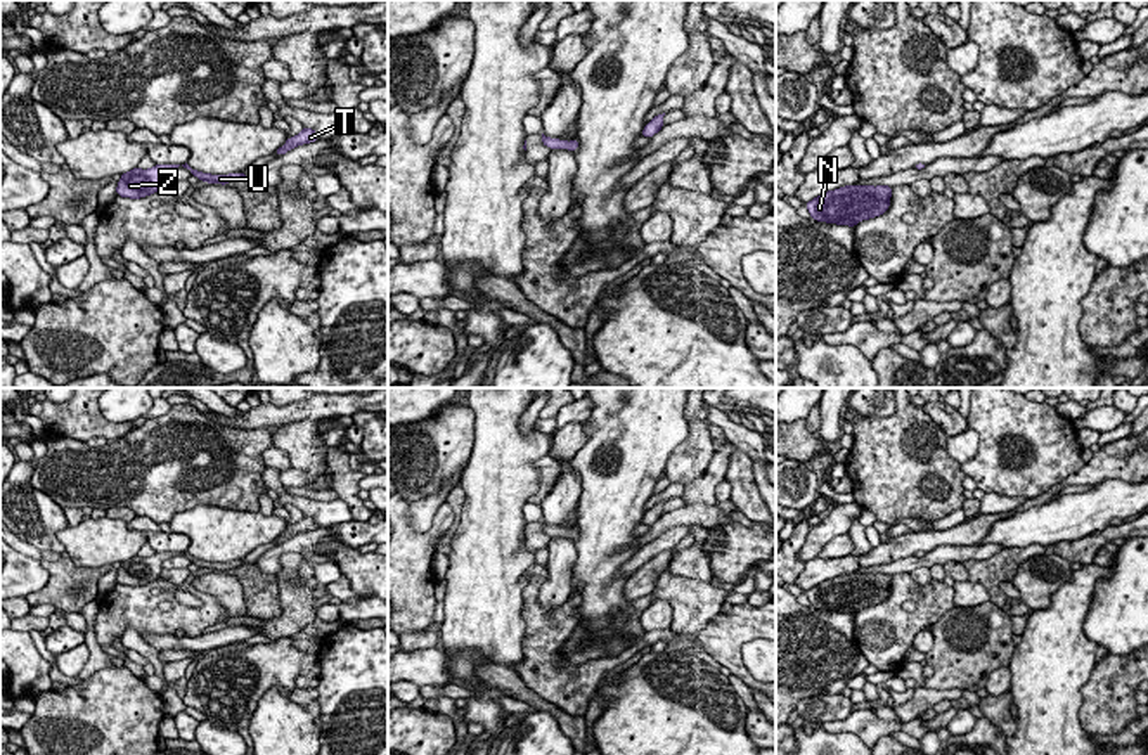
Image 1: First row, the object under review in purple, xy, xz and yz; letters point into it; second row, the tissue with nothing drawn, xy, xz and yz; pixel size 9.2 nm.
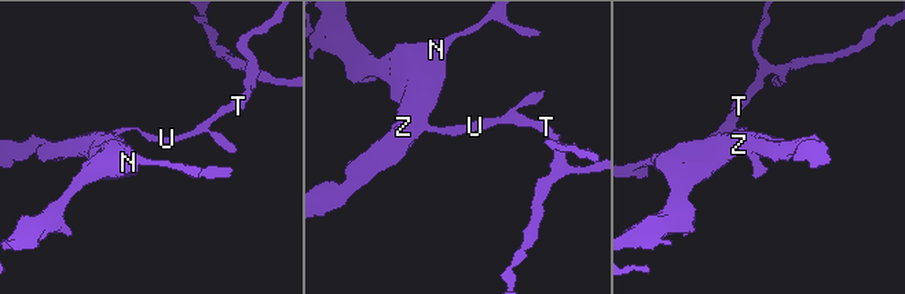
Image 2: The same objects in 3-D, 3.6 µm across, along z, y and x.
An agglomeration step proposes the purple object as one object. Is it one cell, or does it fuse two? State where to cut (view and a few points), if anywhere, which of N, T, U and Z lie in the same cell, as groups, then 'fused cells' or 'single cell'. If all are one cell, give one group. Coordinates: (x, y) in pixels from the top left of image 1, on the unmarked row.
no cut | N T U Z | single cell

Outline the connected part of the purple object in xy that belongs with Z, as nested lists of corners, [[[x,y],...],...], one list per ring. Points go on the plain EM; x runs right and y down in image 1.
[[[156,552],[149,558],[140,558],[139,554],[121,561],[116,582],[121,585],[140,587],[159,578],[163,570],[163,561],[178,556],[180,552]]]

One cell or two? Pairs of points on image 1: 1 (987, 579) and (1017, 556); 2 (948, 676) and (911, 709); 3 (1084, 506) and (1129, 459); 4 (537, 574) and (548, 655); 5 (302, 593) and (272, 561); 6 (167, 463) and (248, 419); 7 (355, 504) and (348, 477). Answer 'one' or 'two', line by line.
1: one
2: two
3: two
4: one
5: two
6: two
7: one

